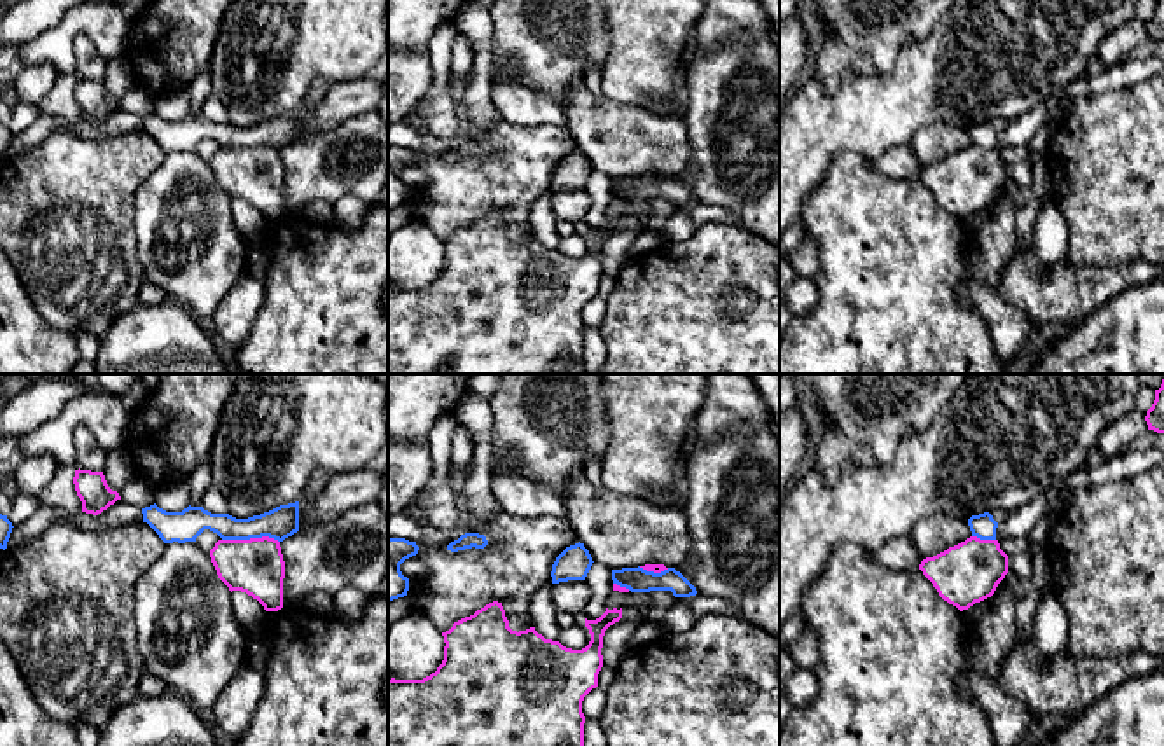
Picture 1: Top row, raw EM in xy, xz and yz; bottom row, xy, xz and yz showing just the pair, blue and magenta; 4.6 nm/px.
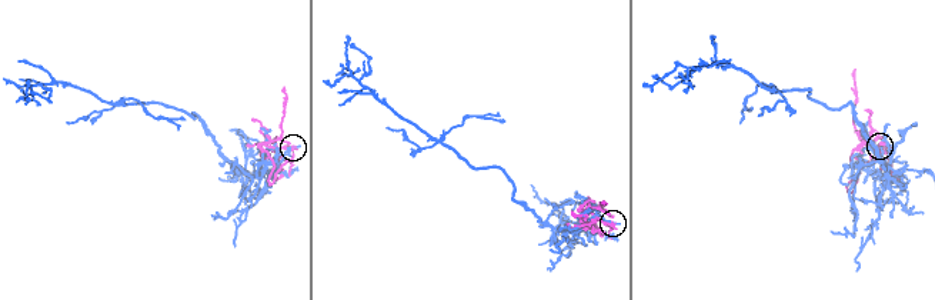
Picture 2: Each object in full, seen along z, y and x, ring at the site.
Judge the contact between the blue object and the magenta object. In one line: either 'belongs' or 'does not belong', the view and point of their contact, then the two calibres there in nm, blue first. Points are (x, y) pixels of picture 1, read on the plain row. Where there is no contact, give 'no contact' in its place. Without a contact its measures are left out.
does not belong | xy (250, 145) | 150/260 nm

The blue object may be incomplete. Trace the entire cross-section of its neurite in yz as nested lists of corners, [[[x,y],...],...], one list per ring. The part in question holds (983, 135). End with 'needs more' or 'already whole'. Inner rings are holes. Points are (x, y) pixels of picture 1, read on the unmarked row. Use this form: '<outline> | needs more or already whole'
[[[989,121],[972,124],[968,128],[968,135],[970,135],[972,145],[977,145],[980,149],[996,149],[998,131],[993,128]]] | already whole

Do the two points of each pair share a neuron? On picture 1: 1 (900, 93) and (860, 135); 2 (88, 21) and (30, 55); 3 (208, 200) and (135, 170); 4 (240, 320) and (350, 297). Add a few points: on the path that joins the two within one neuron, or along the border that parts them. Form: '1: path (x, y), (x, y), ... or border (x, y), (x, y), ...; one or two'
1: path (892, 103), (871, 124); one
2: path (74, 23), (44, 49); one
3: border (166, 152), (159, 168), (138, 189), (131, 212); two
4: border (264, 283), (264, 304), (250, 334), (236, 348); two

